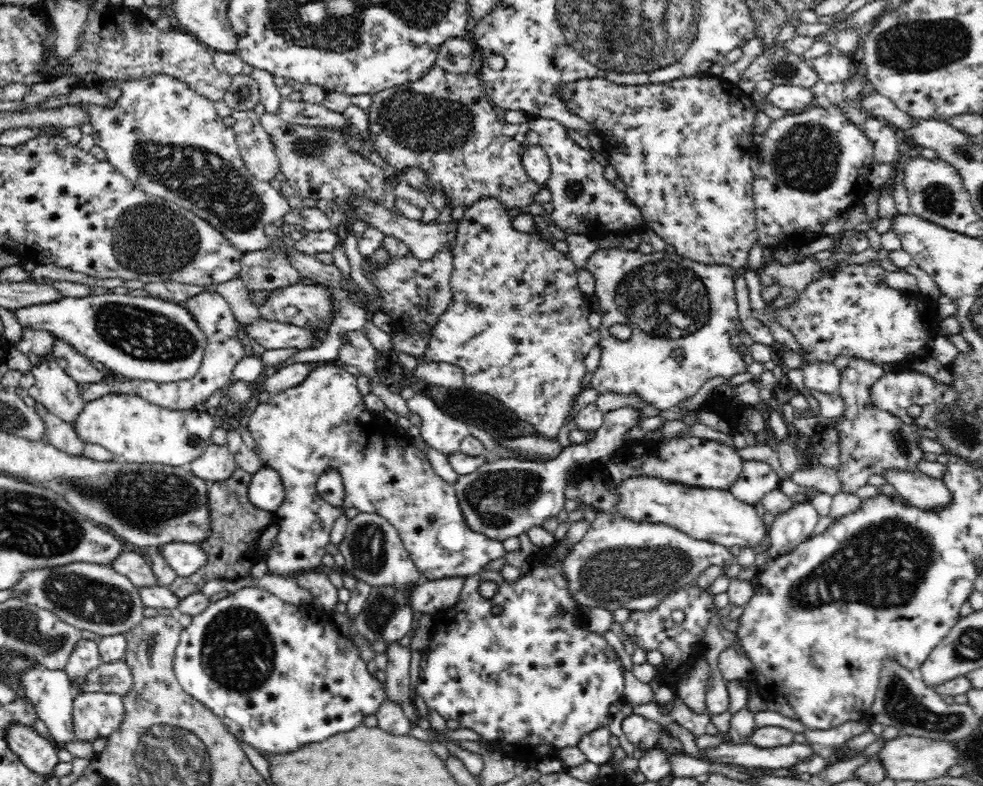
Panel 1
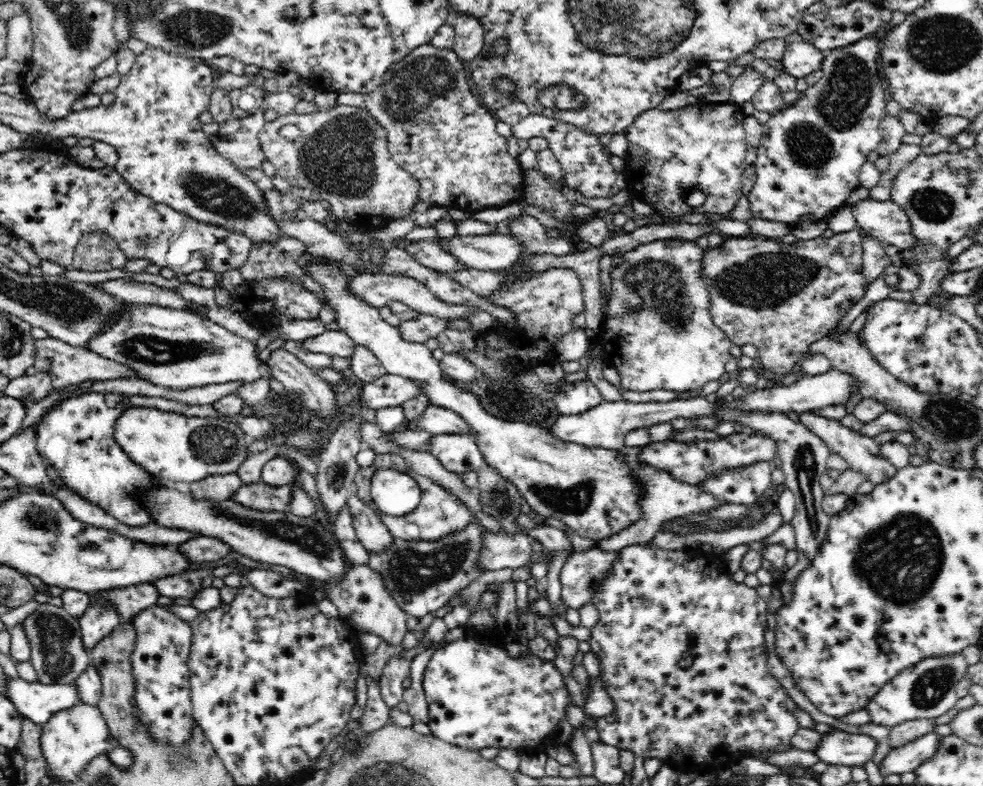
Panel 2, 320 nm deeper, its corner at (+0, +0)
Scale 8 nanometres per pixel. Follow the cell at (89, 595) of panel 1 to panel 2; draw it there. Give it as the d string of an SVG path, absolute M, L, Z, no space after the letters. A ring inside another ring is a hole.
M152 583L137 584L126 588L115 588L114 590L94 593L103 596L107 602L115 604L119 612L122 624L131 623L132 618L154 604L157 604L160 593Z

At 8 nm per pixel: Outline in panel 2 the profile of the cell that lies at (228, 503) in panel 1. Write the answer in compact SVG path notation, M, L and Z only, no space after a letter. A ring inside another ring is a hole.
M261 480L256 484L243 484L232 499L260 512L284 512L288 510L295 488L296 483L276 487Z

